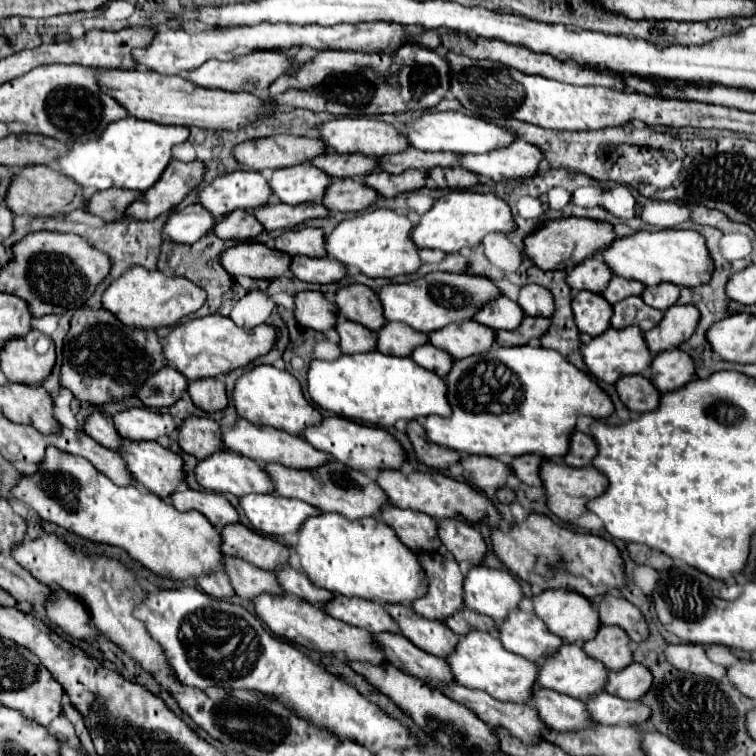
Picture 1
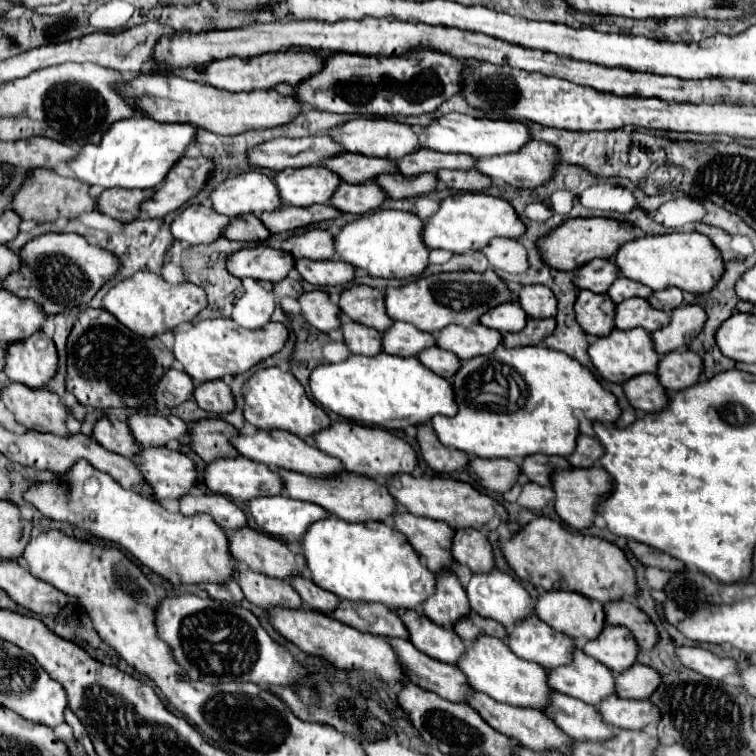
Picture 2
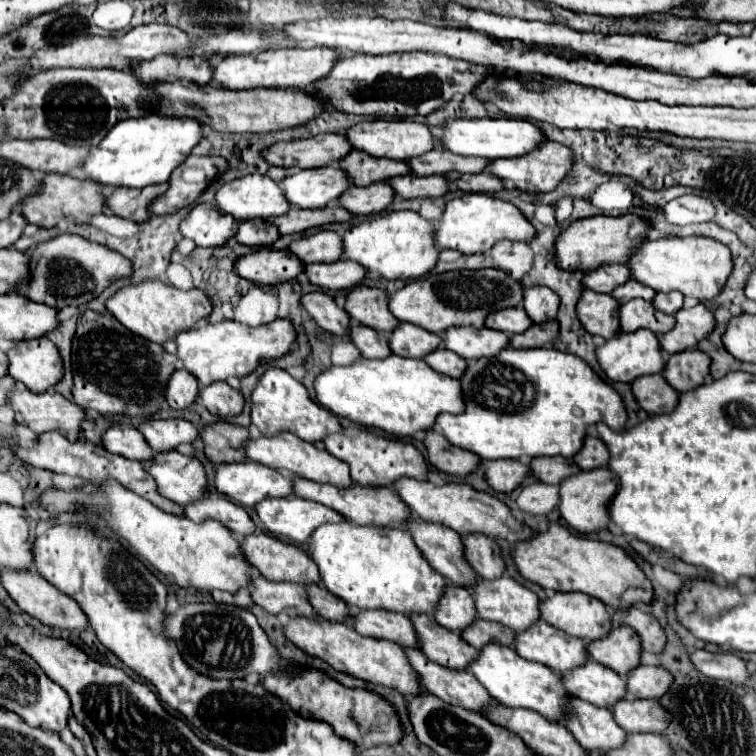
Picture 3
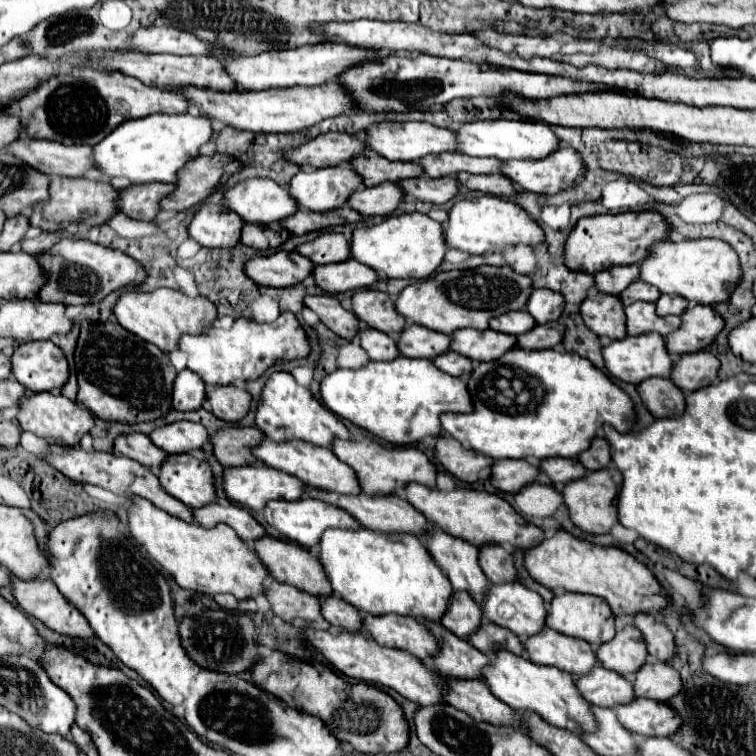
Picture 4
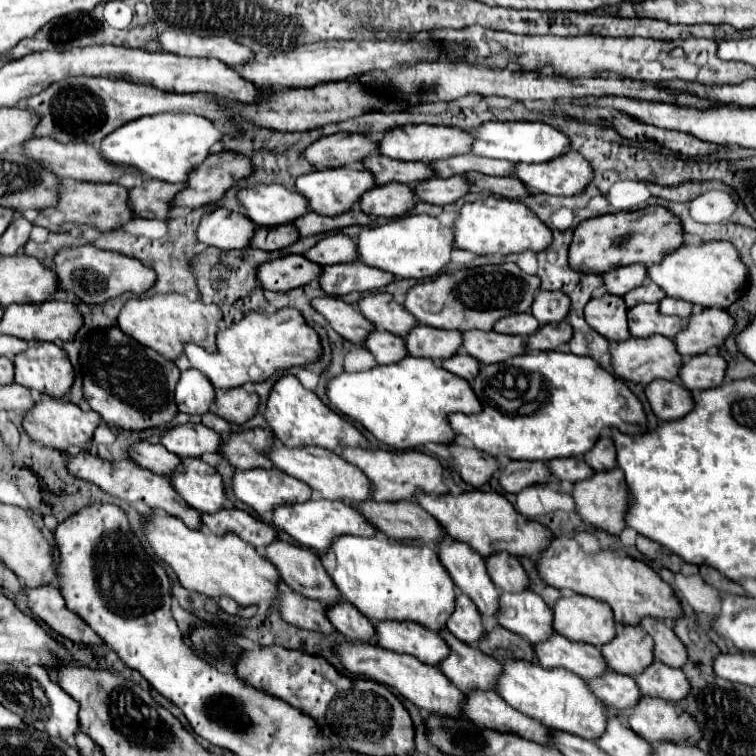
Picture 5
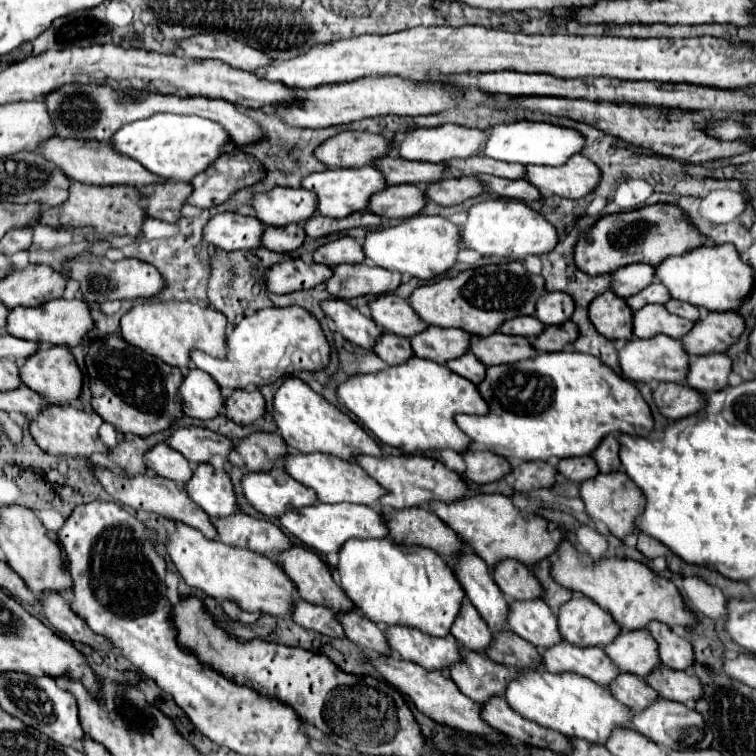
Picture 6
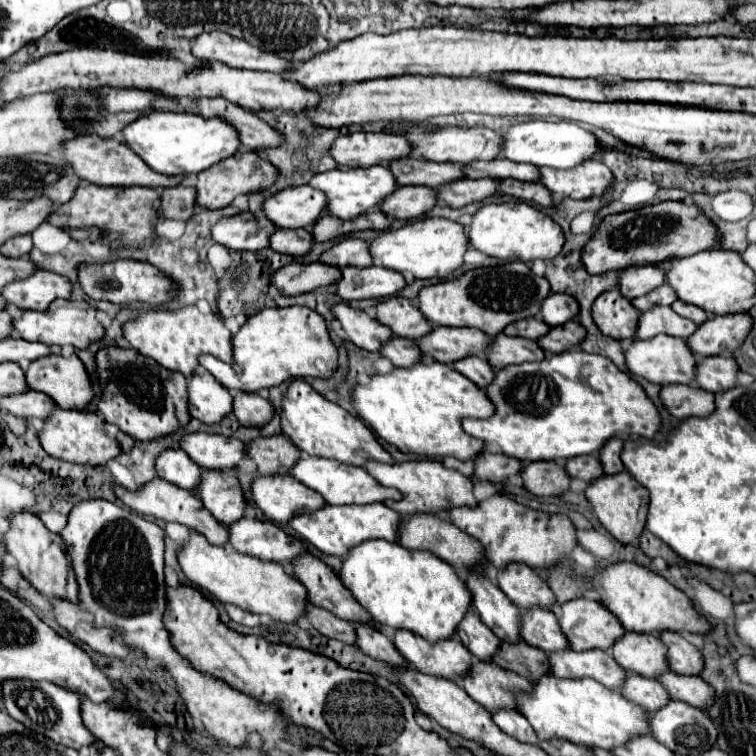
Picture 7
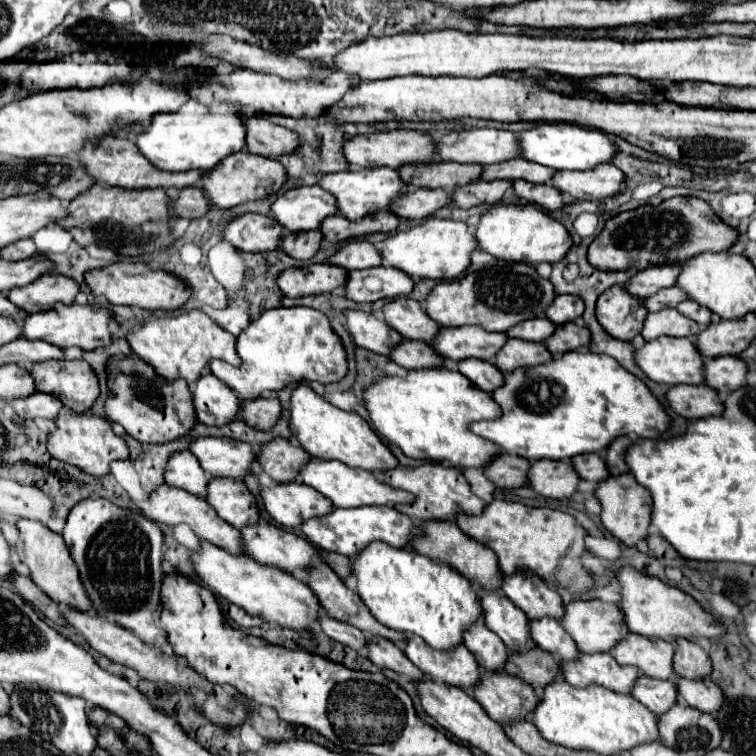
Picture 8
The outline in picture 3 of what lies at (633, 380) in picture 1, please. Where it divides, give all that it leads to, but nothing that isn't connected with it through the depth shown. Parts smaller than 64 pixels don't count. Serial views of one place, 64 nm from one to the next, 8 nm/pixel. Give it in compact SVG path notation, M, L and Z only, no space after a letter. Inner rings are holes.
M660 374L652 376L640 376L632 384L632 392L638 400L638 404L648 414L668 414L676 406L676 400L680 392L676 392Z

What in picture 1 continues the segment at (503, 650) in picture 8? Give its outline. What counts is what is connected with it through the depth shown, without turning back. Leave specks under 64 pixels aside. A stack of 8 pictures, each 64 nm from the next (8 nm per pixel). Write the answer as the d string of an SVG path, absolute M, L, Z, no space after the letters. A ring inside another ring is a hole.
M418 552L420 564L428 574L430 588L424 598L412 602L416 614L428 620L444 622L448 616L454 616L464 606L462 596L462 580L458 562L446 554L424 554Z

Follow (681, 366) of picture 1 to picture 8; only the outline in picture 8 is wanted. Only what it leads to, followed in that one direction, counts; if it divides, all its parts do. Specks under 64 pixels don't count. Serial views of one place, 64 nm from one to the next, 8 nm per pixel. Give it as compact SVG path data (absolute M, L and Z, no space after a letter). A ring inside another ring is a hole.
M736 356L706 358L704 376L710 388L716 388L722 396L734 392L736 388L746 386L746 364Z

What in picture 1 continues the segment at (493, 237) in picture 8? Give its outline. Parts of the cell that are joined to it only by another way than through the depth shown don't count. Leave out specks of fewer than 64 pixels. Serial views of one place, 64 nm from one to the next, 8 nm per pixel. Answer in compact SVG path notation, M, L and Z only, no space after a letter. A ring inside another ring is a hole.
M452 190L438 198L430 212L412 230L412 240L418 248L438 248L444 252L460 252L462 248L474 248L490 232L508 234L516 228L510 206L496 194L480 194L470 190Z

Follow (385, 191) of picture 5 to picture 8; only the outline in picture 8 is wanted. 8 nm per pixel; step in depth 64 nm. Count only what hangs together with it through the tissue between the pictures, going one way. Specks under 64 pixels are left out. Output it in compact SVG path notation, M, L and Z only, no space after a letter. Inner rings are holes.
M412 188L408 196L396 198L396 202L390 206L390 210L400 216L400 218L410 218L410 220L422 220L438 212L440 208L448 206L450 192L446 190L428 190L428 188Z

